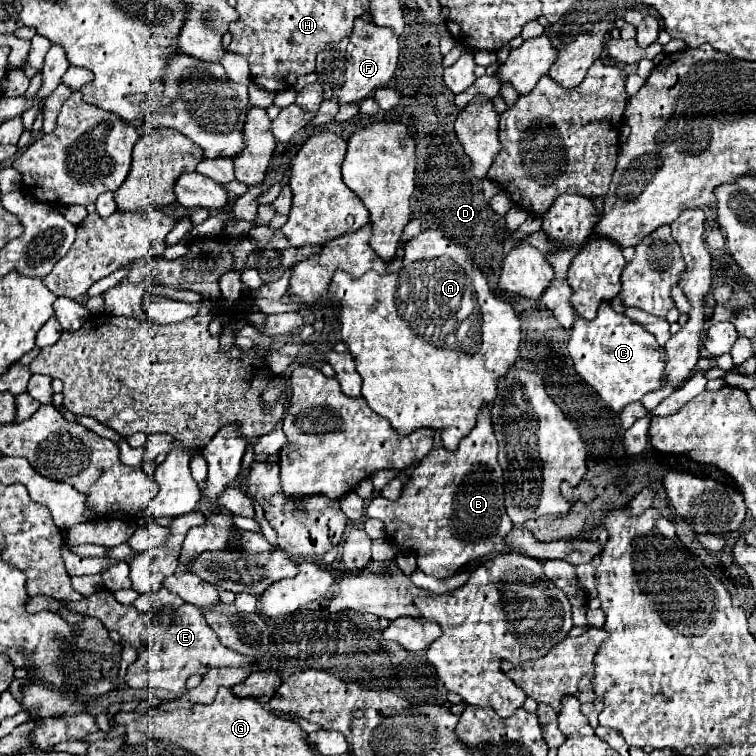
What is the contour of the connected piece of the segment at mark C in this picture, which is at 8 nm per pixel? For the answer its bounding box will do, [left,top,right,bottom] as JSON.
[568,303,666,413]

